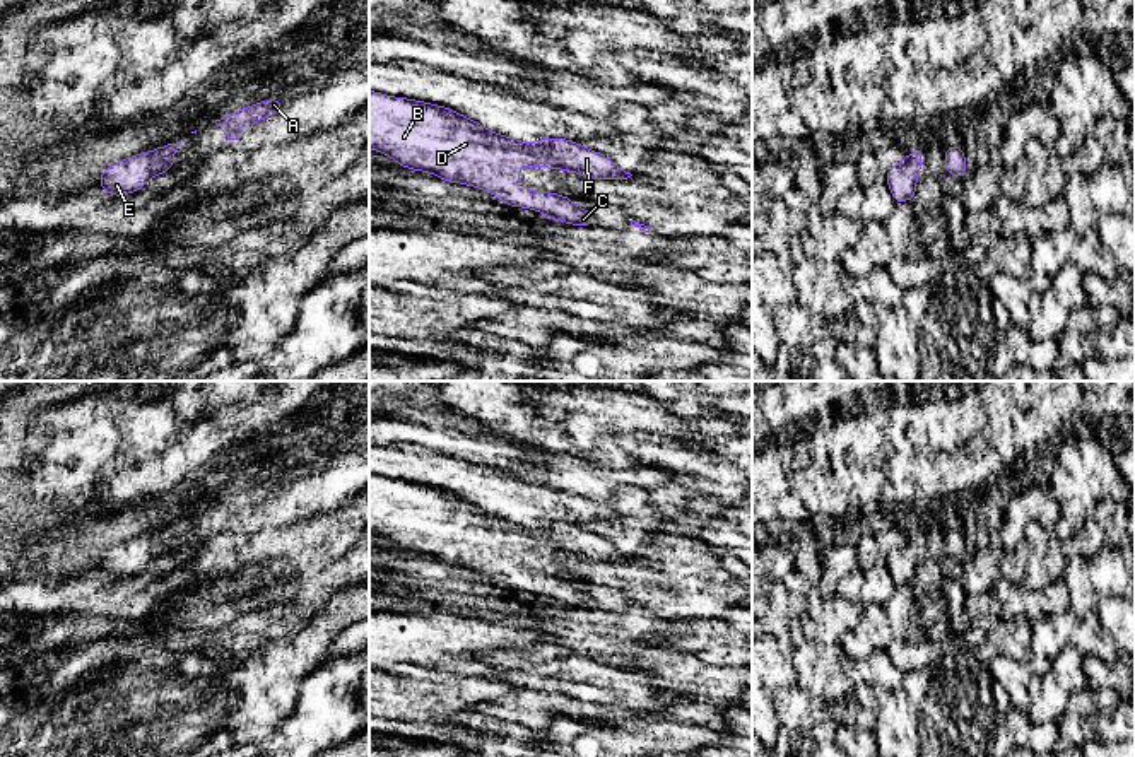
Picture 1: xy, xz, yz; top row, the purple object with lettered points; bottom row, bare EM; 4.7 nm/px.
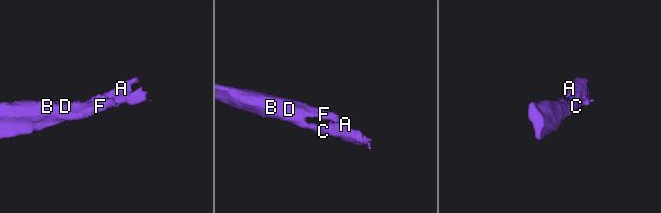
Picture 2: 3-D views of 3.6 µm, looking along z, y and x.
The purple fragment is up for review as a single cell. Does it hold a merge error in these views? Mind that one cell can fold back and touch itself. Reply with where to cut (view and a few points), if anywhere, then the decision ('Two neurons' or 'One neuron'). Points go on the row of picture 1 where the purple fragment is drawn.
No split. One neuron

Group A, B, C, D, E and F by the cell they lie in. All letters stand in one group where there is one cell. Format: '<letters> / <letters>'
A B C D E F

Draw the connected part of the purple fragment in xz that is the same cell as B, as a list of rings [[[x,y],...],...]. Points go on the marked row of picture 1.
[[[369,91],[369,149],[390,156],[402,167],[475,186],[509,207],[538,210],[583,227],[597,224],[590,210],[576,207],[566,195],[523,188],[518,167],[566,169],[591,179],[632,176],[578,142],[542,137],[530,145],[494,133],[450,108],[376,91]]]

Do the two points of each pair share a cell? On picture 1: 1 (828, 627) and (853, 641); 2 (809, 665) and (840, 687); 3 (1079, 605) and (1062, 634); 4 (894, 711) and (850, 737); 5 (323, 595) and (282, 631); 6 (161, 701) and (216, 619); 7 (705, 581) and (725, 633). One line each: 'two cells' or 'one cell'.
1: two cells
2: one cell
3: two cells
4: two cells
5: one cell
6: two cells
7: two cells

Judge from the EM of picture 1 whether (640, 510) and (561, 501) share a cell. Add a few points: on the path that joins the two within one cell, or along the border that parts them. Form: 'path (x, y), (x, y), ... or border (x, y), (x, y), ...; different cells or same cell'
border (614, 511), (605, 518), (578, 525); different cells

